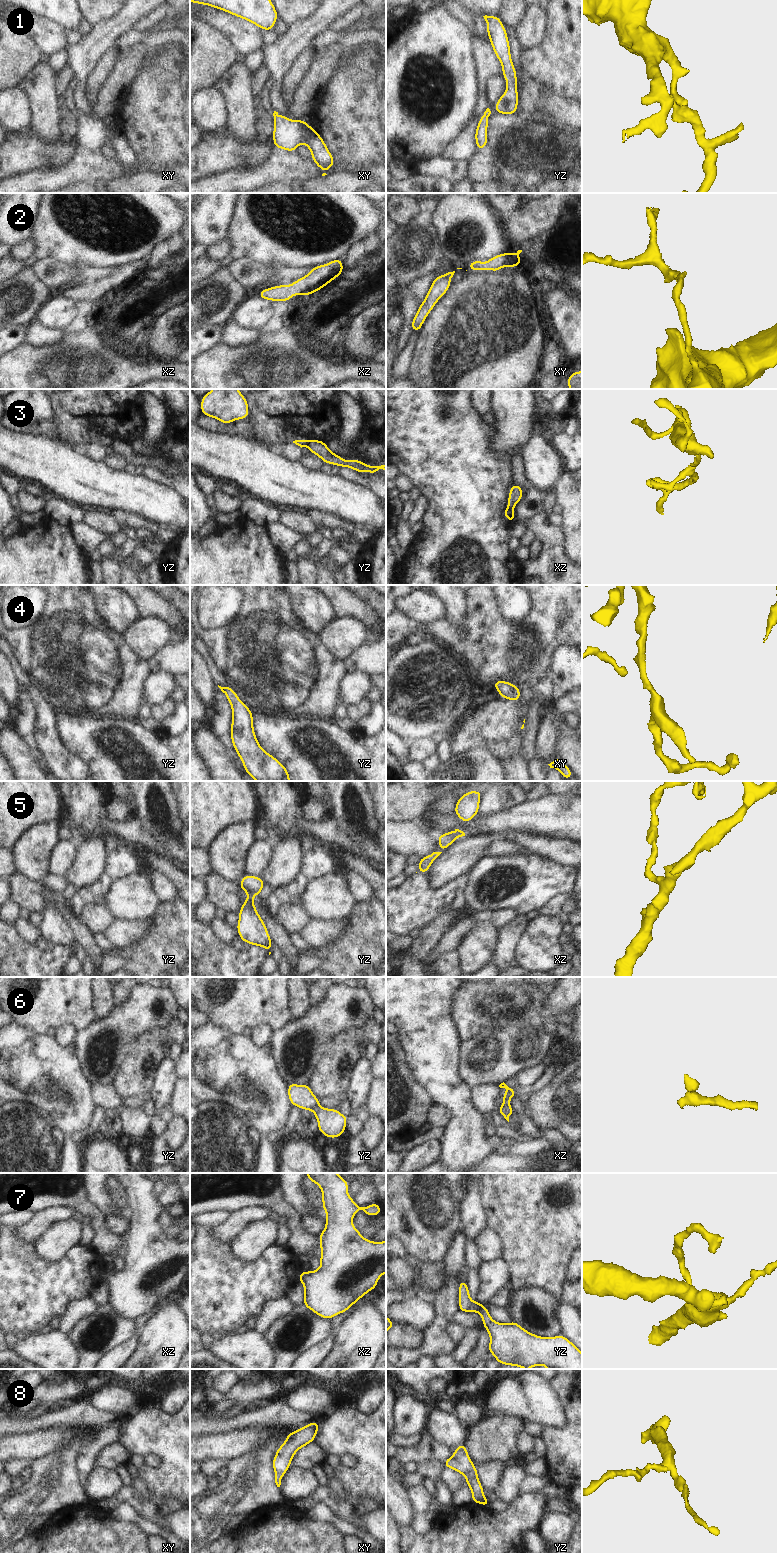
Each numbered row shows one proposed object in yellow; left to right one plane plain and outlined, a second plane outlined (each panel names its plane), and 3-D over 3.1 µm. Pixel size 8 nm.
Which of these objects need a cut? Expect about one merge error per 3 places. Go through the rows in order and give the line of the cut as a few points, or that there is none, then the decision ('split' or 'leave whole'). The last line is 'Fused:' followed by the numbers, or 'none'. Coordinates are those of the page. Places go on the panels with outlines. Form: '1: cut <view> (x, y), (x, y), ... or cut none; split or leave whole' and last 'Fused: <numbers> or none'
1: cut none; leave whole
2: cut none; leave whole
3: cut xz (507, 507), (513, 508); split
4: cut none; leave whole
5: cut none; leave whole
6: cut none; leave whole
7: cut none; leave whole
8: cut none; leave whole
Fused: 3

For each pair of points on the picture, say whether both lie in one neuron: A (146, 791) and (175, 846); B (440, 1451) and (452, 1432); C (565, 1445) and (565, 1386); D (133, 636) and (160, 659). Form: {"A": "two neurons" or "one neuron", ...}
{"A": "one neuron", "B": "two neurons", "C": "one neuron", "D": "two neurons"}

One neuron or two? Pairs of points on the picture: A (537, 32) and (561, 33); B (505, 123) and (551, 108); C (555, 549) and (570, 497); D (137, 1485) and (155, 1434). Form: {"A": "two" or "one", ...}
{"A": "two", "B": "two", "C": "two", "D": "two"}

